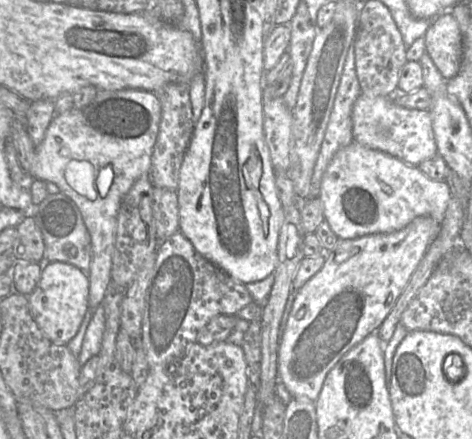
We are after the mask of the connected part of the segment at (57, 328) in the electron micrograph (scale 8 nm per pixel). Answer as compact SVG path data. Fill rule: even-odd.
M49 262L42 266L40 281L27 296L31 314L42 333L56 345L66 345L77 333L89 309L88 273L64 262Z

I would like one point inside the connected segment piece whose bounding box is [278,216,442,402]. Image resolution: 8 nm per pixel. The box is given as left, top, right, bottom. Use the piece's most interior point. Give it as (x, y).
(362, 278)

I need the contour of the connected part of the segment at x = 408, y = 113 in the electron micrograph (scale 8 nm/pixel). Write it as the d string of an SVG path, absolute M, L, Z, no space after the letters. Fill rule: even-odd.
M360 94L353 105L351 117L353 138L363 146L388 153L415 166L438 154L429 110L399 106L390 96Z

